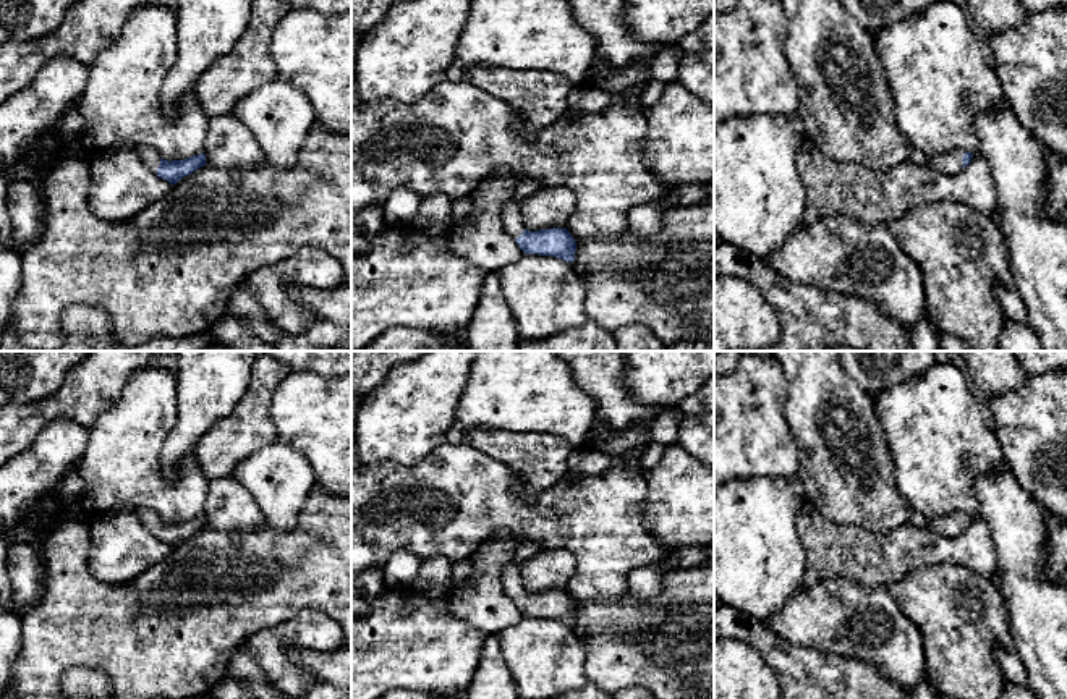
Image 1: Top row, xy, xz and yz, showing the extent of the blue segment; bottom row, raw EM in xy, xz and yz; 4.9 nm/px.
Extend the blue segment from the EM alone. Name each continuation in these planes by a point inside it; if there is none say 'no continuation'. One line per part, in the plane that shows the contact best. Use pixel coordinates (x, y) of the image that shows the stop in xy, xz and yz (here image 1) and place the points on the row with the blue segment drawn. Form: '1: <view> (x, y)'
1: yz (951, 162)

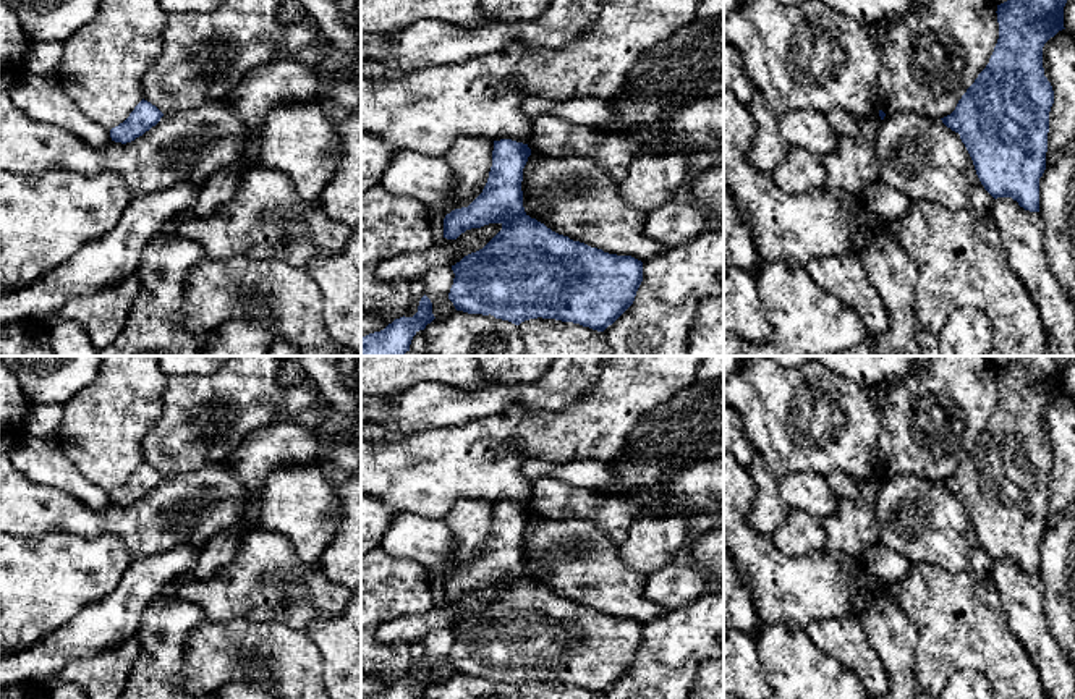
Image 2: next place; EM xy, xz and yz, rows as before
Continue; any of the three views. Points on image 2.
no continuation

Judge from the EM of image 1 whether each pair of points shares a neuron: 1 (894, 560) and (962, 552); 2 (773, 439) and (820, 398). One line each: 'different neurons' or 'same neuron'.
1: same neuron
2: different neurons

